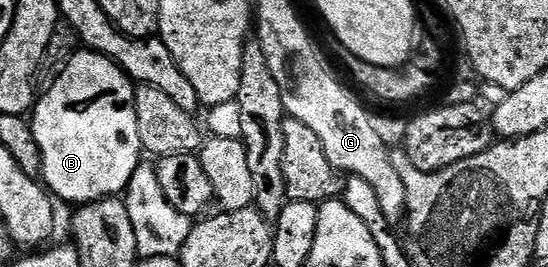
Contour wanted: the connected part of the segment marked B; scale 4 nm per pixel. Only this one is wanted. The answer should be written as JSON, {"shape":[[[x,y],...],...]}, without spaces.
{"shape":[[[77,50],[47,88],[48,93],[37,99],[30,116],[32,133],[42,158],[43,187],[57,201],[65,200],[71,206],[119,197],[142,162],[138,114],[132,105],[136,93],[133,81],[110,58],[97,52]]]}

